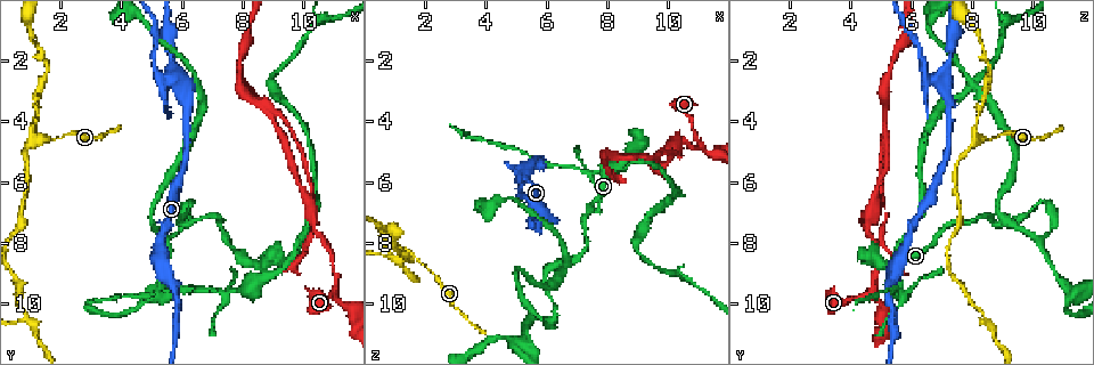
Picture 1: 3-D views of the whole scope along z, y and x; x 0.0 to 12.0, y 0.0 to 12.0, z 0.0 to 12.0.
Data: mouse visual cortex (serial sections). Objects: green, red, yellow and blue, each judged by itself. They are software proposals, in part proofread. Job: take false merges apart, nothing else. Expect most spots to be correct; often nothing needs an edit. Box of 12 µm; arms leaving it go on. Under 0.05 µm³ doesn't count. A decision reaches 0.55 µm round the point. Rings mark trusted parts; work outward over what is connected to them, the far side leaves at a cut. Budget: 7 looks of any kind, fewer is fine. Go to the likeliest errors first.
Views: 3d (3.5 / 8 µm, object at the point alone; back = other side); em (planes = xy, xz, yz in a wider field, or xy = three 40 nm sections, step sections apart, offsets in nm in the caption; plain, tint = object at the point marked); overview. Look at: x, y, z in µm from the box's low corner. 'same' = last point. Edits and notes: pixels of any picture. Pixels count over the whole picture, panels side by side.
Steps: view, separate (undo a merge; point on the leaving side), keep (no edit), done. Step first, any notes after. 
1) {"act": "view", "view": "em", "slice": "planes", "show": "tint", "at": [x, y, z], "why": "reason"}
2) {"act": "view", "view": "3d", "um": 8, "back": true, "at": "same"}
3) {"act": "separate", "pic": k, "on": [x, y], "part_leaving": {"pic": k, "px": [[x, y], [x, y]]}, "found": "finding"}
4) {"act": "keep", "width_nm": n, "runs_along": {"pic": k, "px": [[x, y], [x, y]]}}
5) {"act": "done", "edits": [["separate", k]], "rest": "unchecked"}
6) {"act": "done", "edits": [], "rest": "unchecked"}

{"act": "view", "view": "3d", "um": 3.5, "at": [1.3, 4.6, 8.1], "why": "three arms meet"}

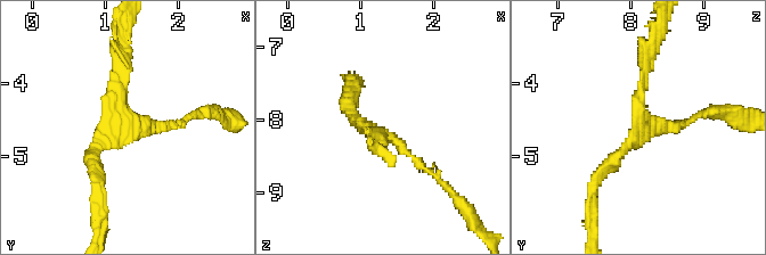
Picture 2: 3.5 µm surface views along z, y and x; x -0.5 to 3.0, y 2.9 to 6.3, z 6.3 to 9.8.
{"act": "view", "view": "em", "slice": "xy", "step": 3, "show": "tint", "at": [1.35, 4.60, 8.15]}

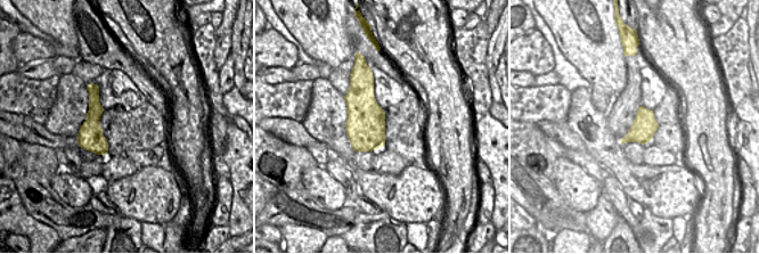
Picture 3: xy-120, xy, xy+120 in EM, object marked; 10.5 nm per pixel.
{"act": "view", "view": "em", "slice": "xy", "step": 2, "show": "tint", "at": "same"}

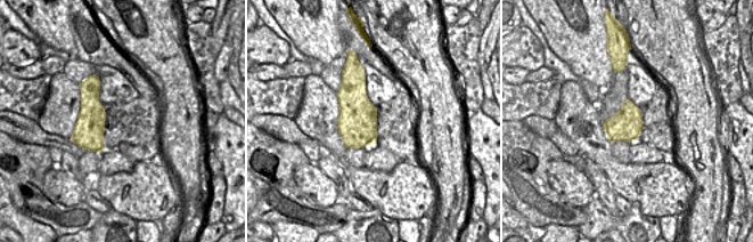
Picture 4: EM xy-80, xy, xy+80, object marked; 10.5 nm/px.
{"act": "keep", "width_nm": 420, "runs_along": {"pic": 2, "px": [[440, 182], [349, 113], [352, 92]]}, "found": "one cell here"}

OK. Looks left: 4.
{"act": "view", "view": "3d", "um": 3.5, "at": [0.9, 10.5, 8.5], "why": "arms part here"}

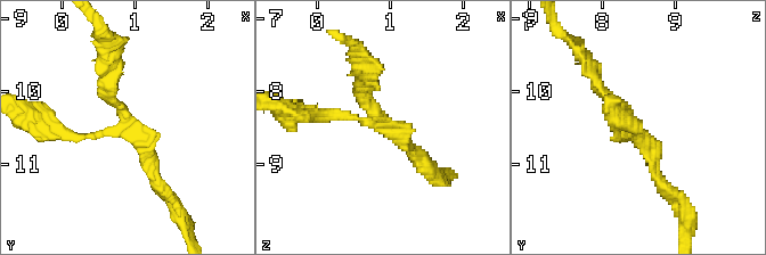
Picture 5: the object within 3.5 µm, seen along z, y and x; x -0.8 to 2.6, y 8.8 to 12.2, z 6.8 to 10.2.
{"act": "view", "view": "em", "slice": "xy", "step": 1, "show": "tint", "at": [0.85, 10.45, 8.45], "arms": 3, "arm_widths_nm": [150, 150, 150], "why": "shape alone is not enough"}

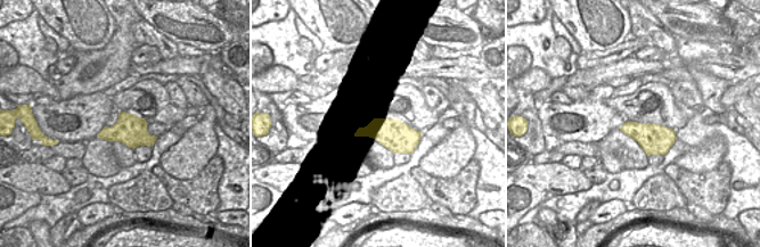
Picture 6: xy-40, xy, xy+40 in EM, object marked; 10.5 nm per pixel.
{"act": "keep", "runs_along": {"pic": 5, "px": [[588, 67], [626, 108], [661, 182]]}, "found": "one cell here"}

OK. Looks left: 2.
{"act": "view", "view": "3d", "um": 8, "at": [10.3, 6.9, 4.7], "why": "three-way junction"}

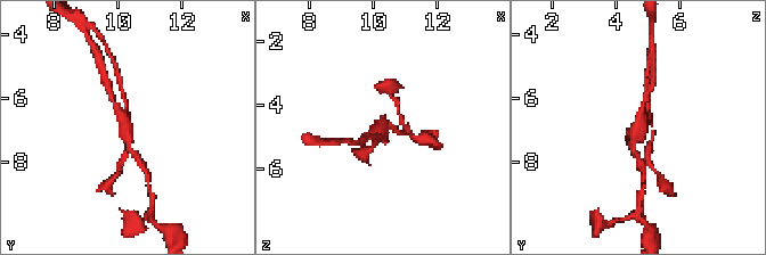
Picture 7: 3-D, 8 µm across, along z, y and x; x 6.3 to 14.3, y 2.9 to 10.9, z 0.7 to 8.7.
{"act": "view", "view": "em", "slice": "xy", "step": 2, "show": "tint", "at": [10.3, 6.9, 4.7]}

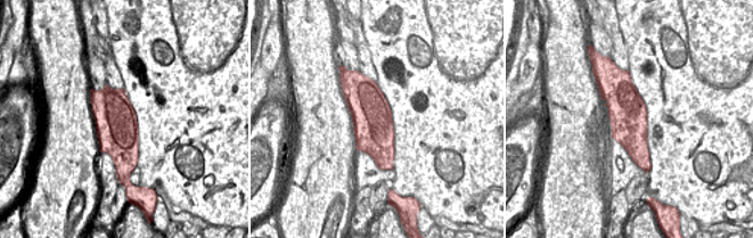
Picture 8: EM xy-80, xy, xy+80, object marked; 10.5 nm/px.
{"act": "keep", "found": "one cell here"}

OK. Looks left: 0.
{"act": "done", "edits": [], "rest": "unchecked"}

